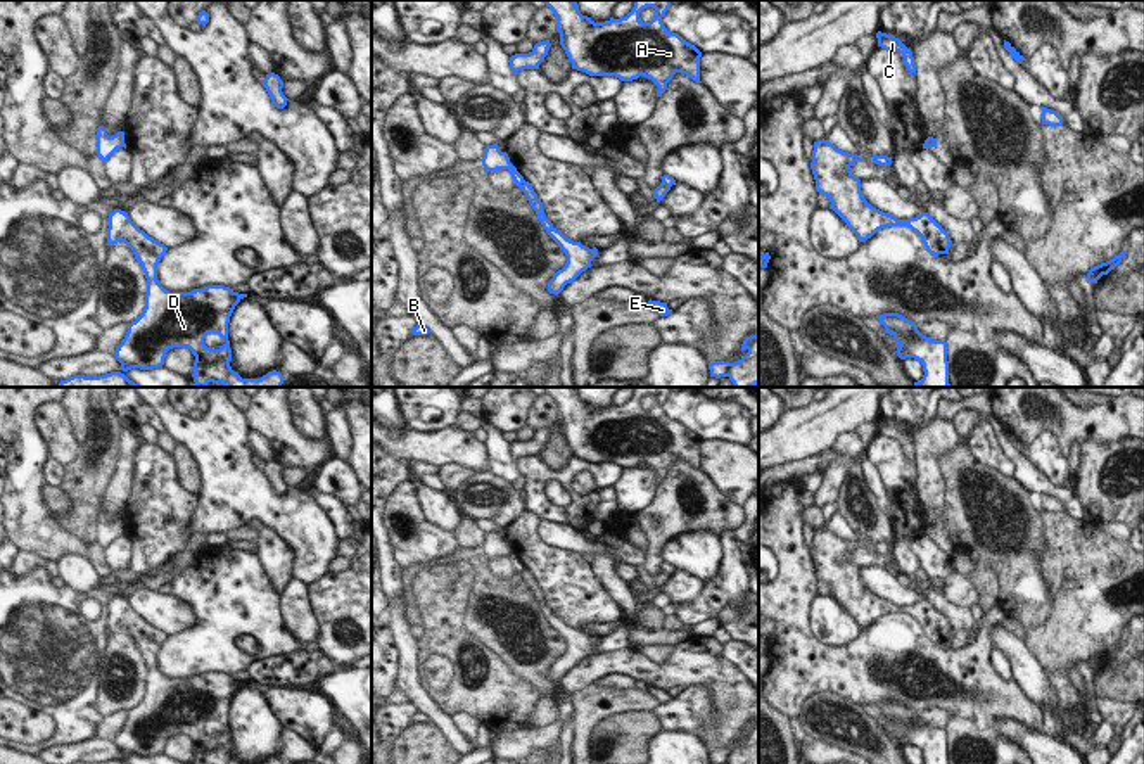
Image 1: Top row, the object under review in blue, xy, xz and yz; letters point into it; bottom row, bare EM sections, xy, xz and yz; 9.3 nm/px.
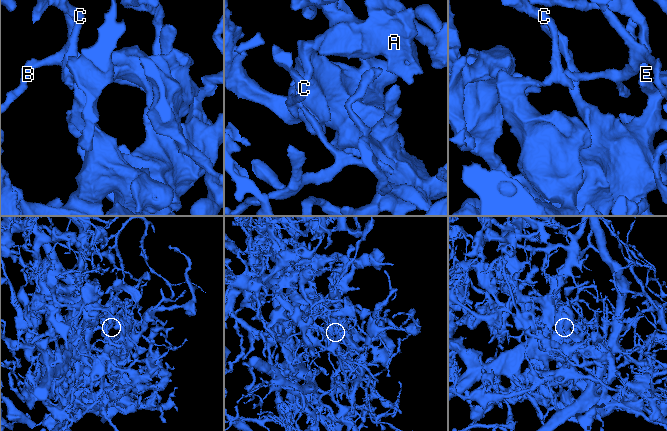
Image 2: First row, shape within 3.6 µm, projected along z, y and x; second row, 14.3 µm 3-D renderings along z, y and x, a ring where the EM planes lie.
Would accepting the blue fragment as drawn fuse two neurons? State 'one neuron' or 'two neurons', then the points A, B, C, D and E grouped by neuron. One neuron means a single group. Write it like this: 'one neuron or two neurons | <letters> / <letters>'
two neurons | A C D E / B

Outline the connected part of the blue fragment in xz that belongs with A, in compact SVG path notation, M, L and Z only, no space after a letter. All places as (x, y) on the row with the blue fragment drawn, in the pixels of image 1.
M575 0L544 3L556 17L560 45L572 69L620 81L645 76L658 86L657 97L662 97L676 73L702 83L702 52L662 22L671 0L634 0L626 17L605 22L582 16Z

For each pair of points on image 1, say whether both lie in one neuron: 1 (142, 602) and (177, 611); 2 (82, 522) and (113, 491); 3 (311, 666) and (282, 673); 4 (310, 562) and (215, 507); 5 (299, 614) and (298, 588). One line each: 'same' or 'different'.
1: same
2: different
3: same
4: same
5: same

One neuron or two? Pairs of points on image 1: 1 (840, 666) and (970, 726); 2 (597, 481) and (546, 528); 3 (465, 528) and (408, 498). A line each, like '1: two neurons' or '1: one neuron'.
1: one neuron
2: two neurons
3: two neurons

